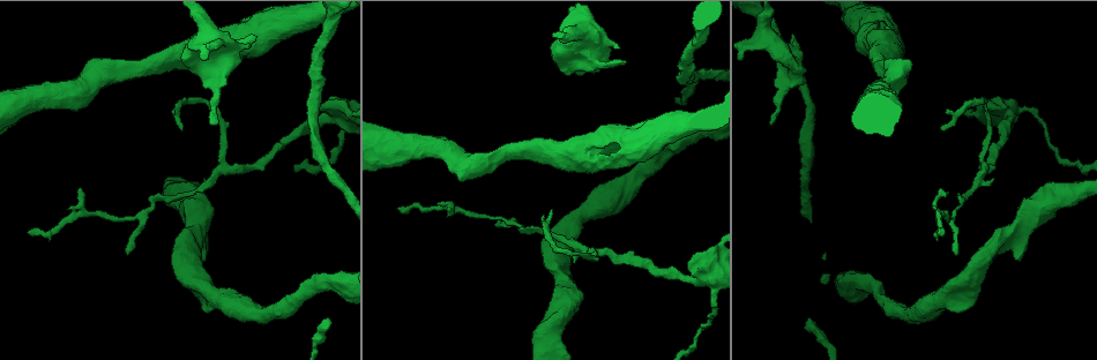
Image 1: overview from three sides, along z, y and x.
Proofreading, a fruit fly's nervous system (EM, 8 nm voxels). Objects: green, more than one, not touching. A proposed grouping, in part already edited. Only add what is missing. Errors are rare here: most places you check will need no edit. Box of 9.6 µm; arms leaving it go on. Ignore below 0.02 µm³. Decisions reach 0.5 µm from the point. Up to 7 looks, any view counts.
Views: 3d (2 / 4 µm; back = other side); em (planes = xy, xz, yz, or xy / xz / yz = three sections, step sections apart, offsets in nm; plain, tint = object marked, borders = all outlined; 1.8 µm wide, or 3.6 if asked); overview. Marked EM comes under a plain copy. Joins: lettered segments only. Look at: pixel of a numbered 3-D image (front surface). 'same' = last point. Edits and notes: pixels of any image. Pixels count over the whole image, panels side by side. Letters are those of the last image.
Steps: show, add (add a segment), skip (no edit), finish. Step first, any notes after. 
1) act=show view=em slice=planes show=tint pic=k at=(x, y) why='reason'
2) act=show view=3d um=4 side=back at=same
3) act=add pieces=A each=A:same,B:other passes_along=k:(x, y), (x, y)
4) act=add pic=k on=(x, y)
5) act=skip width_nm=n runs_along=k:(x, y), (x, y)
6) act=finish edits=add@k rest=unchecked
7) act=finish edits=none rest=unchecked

act=show view=em slice=xy step=16 show=borders pic=1 at=(203, 260) why='branch stops here'

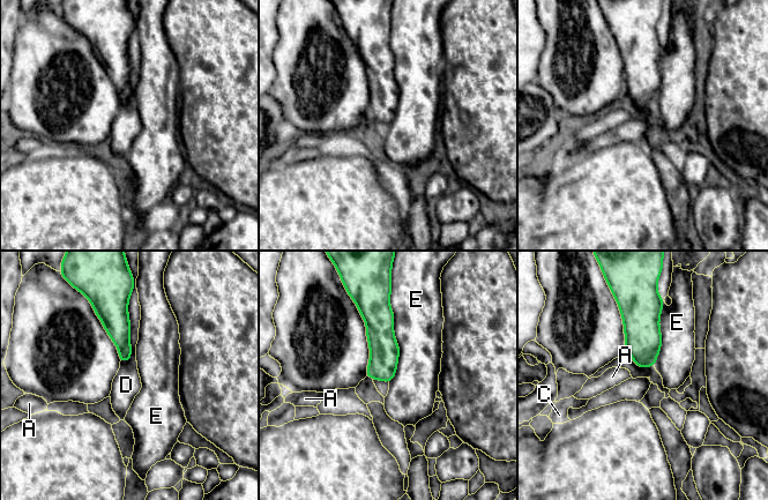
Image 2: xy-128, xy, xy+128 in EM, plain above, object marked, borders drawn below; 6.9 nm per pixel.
act=show view=em slice=planes show=borders at=same why='another direction'

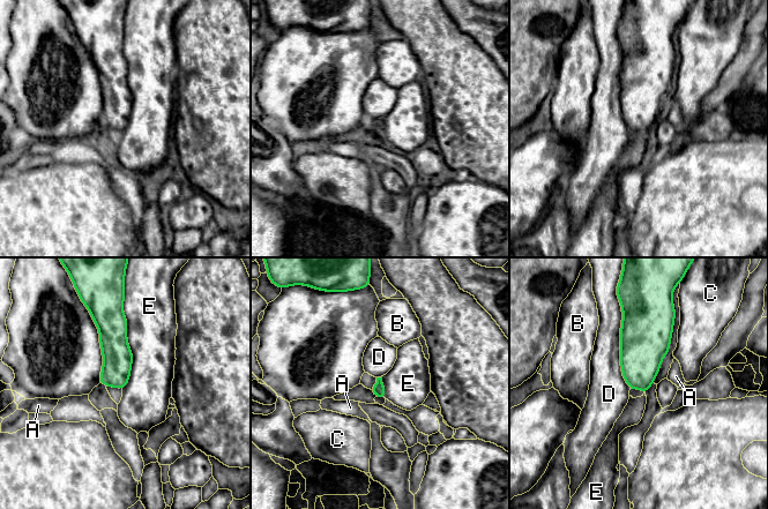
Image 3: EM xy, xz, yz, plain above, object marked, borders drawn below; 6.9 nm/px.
act=skip each=A:other,B:other,C:other,D:other,E:other found='no lettered segment goes on from it'

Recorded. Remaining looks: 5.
act=show view=em slice=planes show=borders pic=1 at=(964, 311) why='stops while still wide'

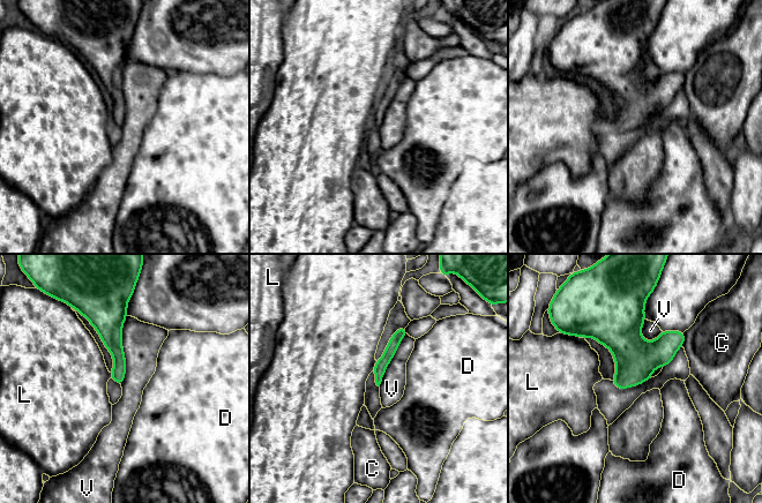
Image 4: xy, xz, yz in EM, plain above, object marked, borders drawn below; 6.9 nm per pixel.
act=skip longest_contact=V:480nm each=C:other,D:other,L:other,V:other found='none of them fits'

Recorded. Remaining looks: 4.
act=show view=3d um=2 pic=1 at=(216, 123) why='an open end'

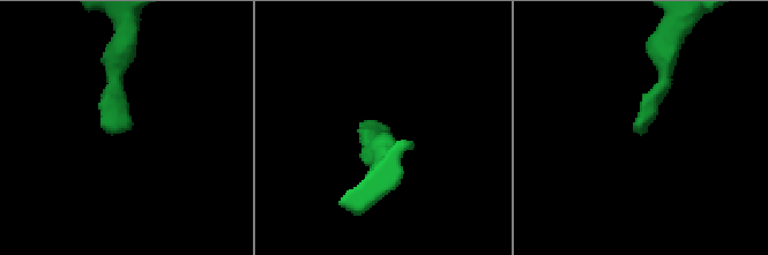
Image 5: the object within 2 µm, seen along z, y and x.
act=show view=em slice=planes show=borders pic=5 at=(383, 127) why='shape alone is not enough'

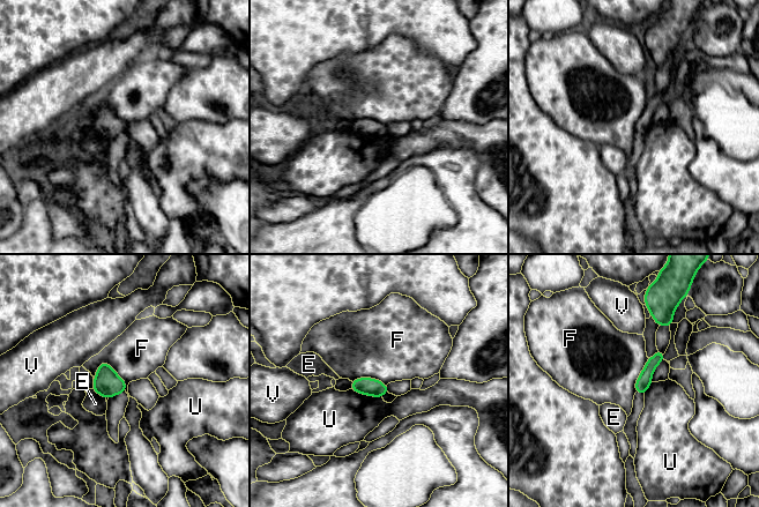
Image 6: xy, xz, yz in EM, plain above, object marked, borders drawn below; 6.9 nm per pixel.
act=skip longest_contact=F:280nm each=E:other,F:other,U:other,V:other border=6:(99, 363), (111, 366), (126, 390) found='none of them fits'

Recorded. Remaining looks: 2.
act=finish edits=none rest=unchecked

